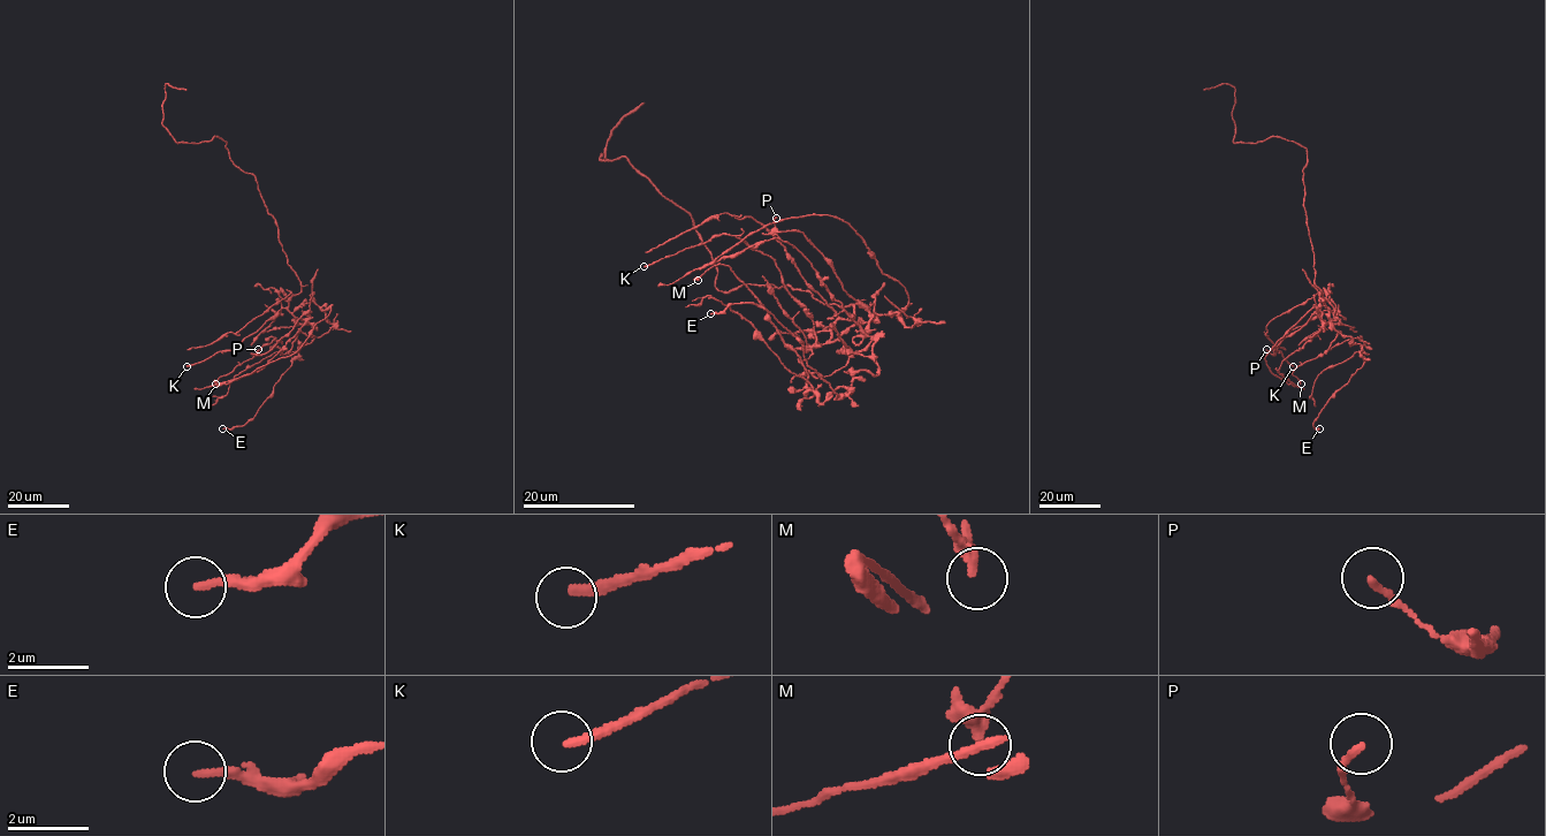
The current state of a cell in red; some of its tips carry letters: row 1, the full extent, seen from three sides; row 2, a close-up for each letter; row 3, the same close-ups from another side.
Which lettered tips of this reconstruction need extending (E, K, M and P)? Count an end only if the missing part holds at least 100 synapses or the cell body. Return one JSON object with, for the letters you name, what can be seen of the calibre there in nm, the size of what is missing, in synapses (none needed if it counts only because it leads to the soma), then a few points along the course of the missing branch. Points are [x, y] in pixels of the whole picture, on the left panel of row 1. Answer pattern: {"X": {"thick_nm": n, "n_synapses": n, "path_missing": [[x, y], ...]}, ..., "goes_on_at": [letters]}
{"goes_on_at": []}

